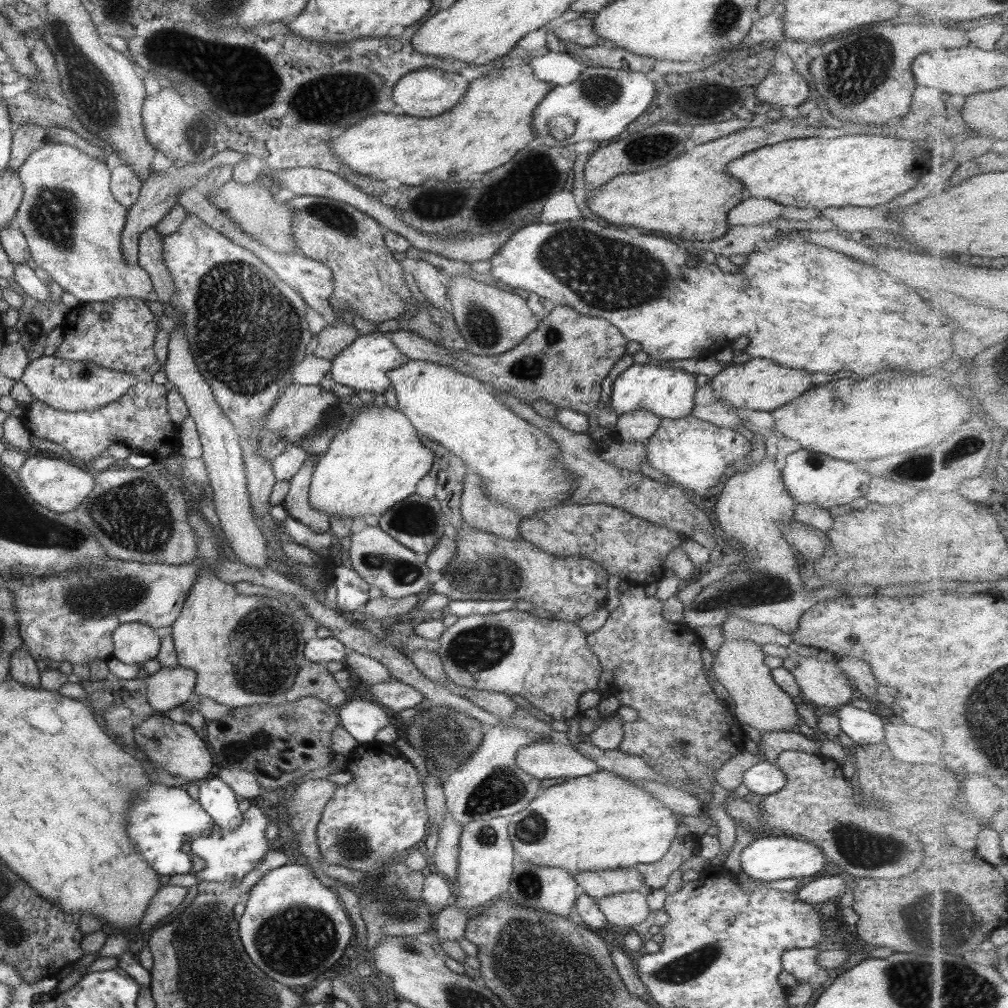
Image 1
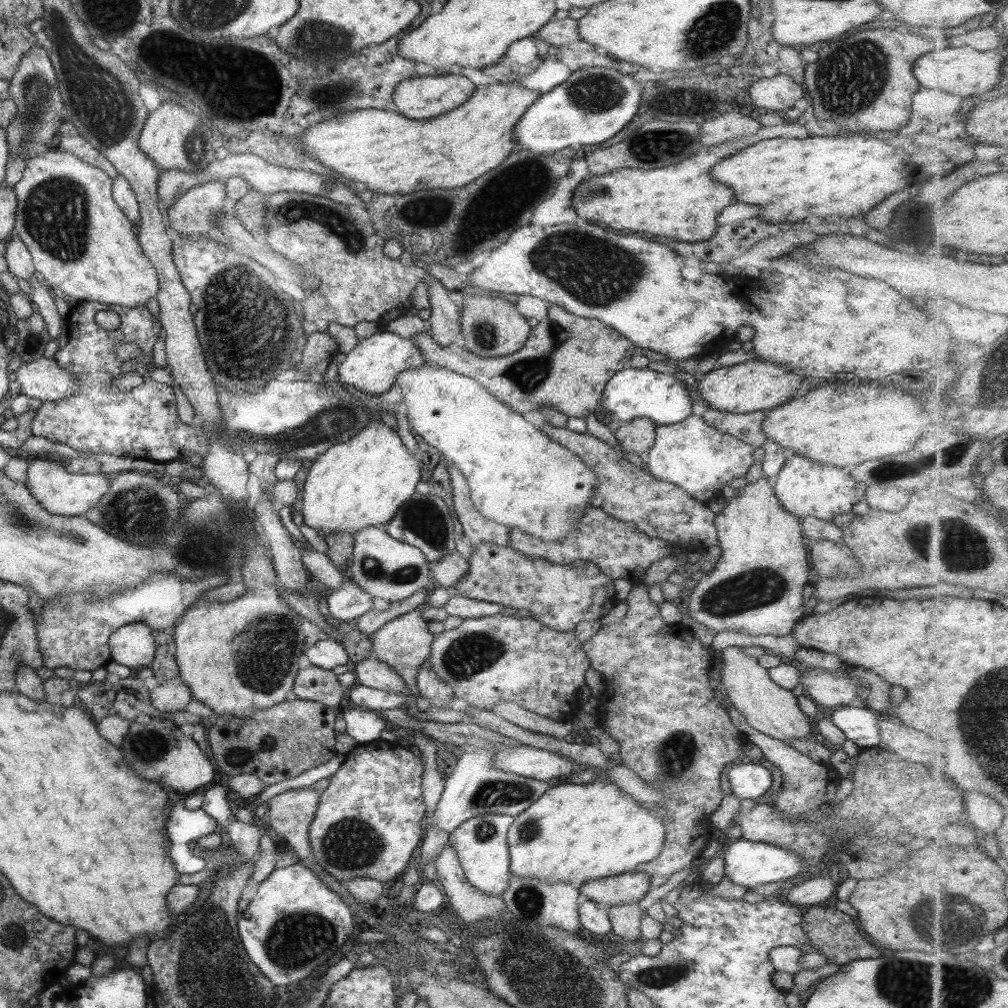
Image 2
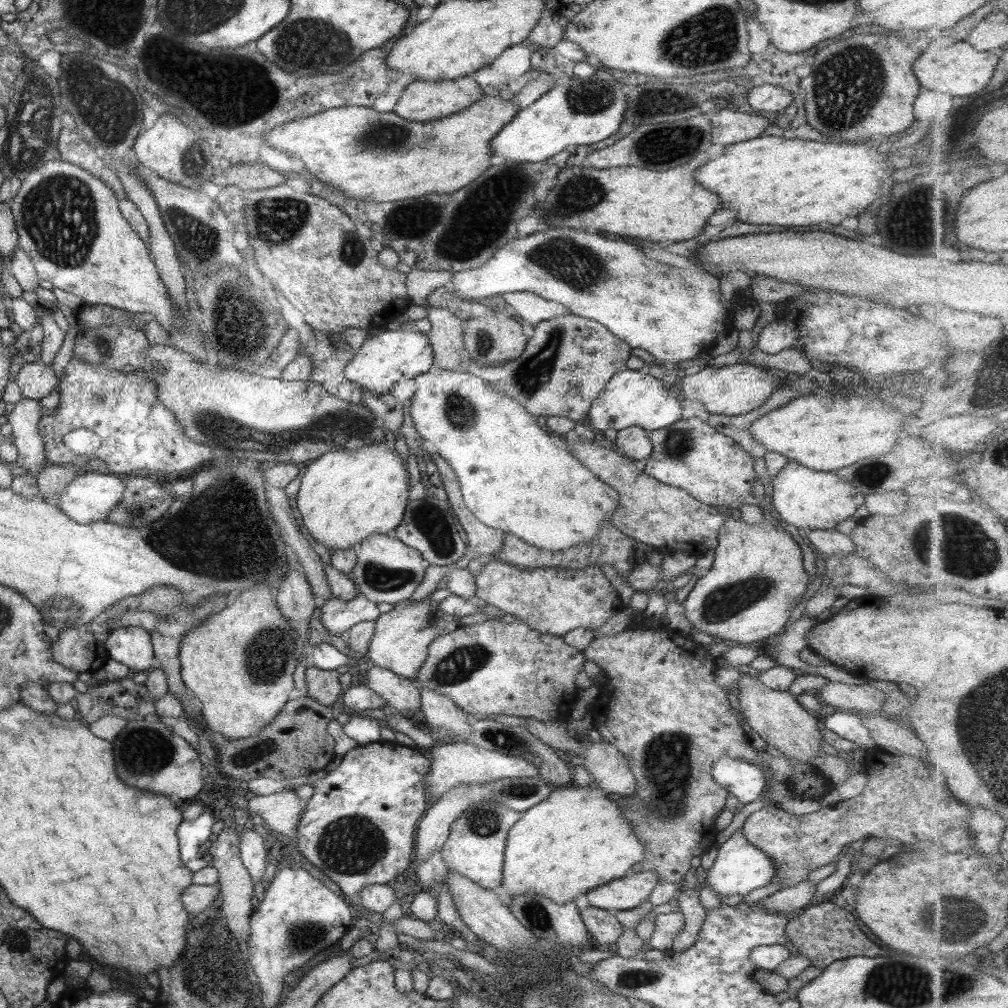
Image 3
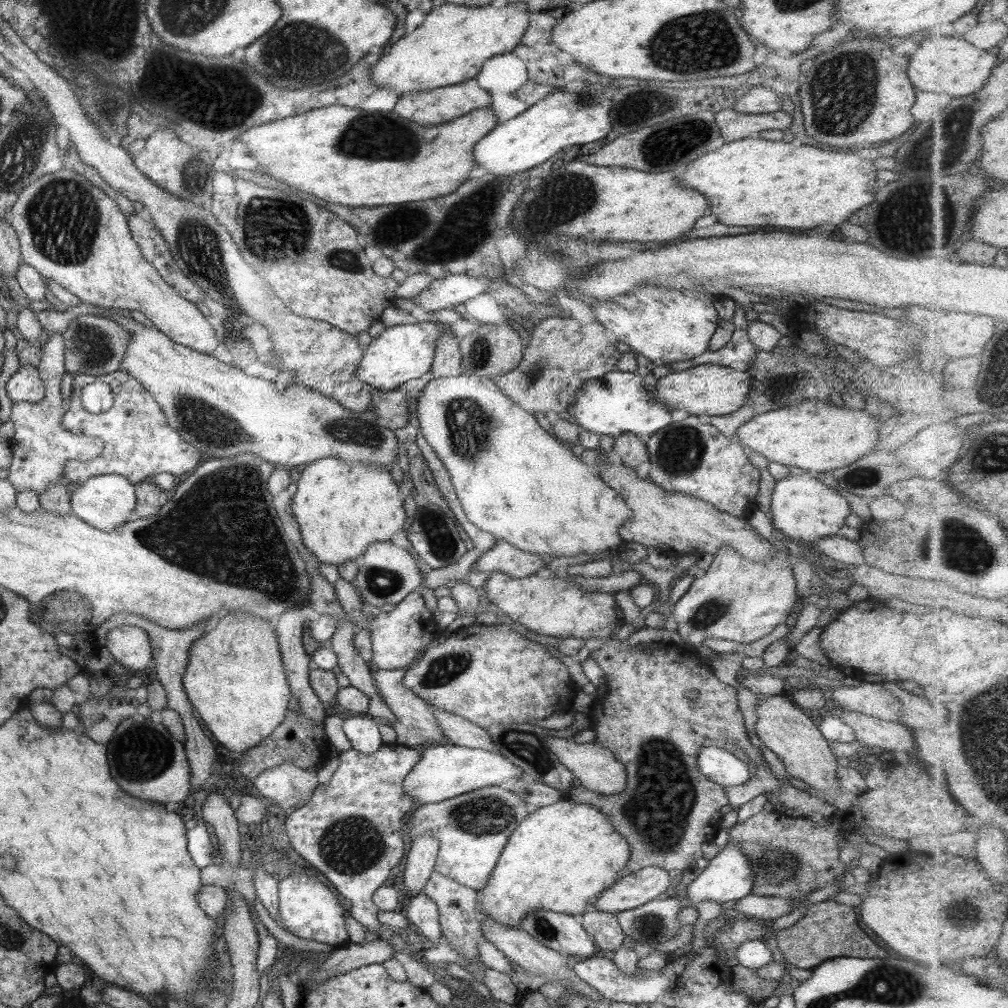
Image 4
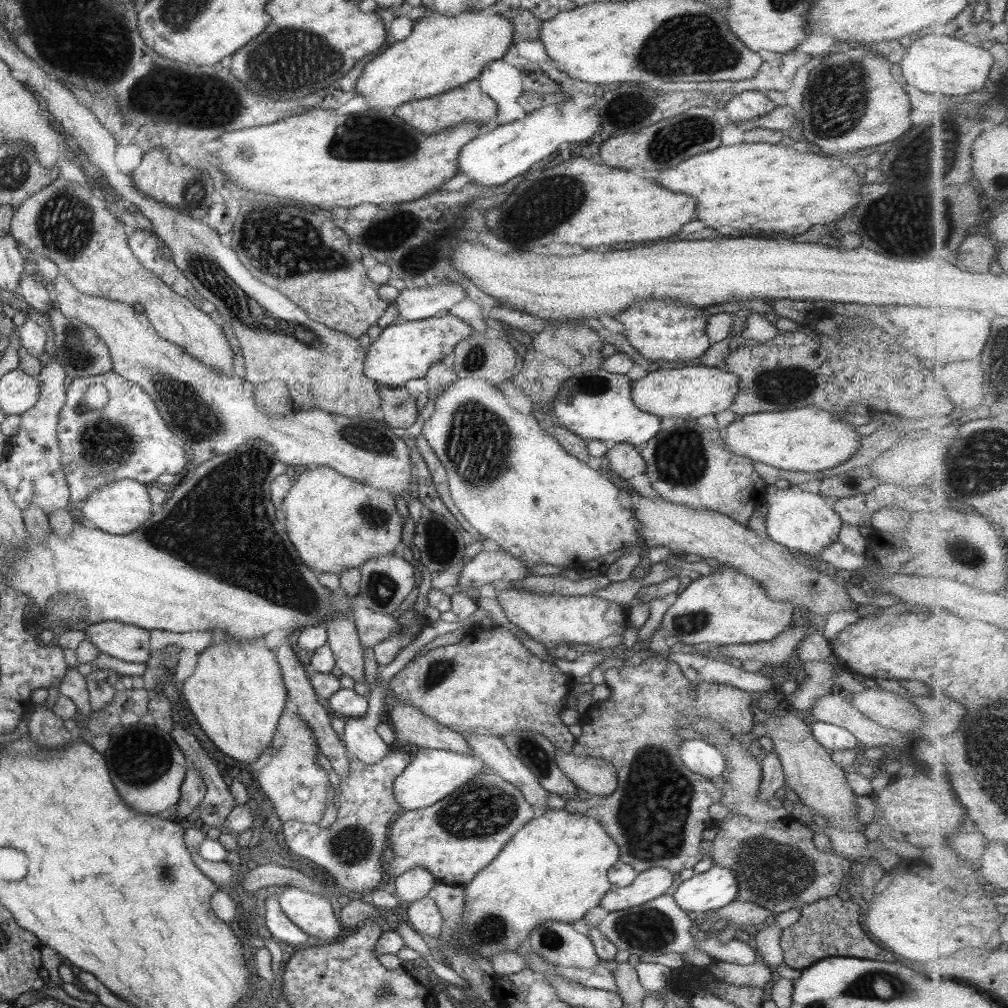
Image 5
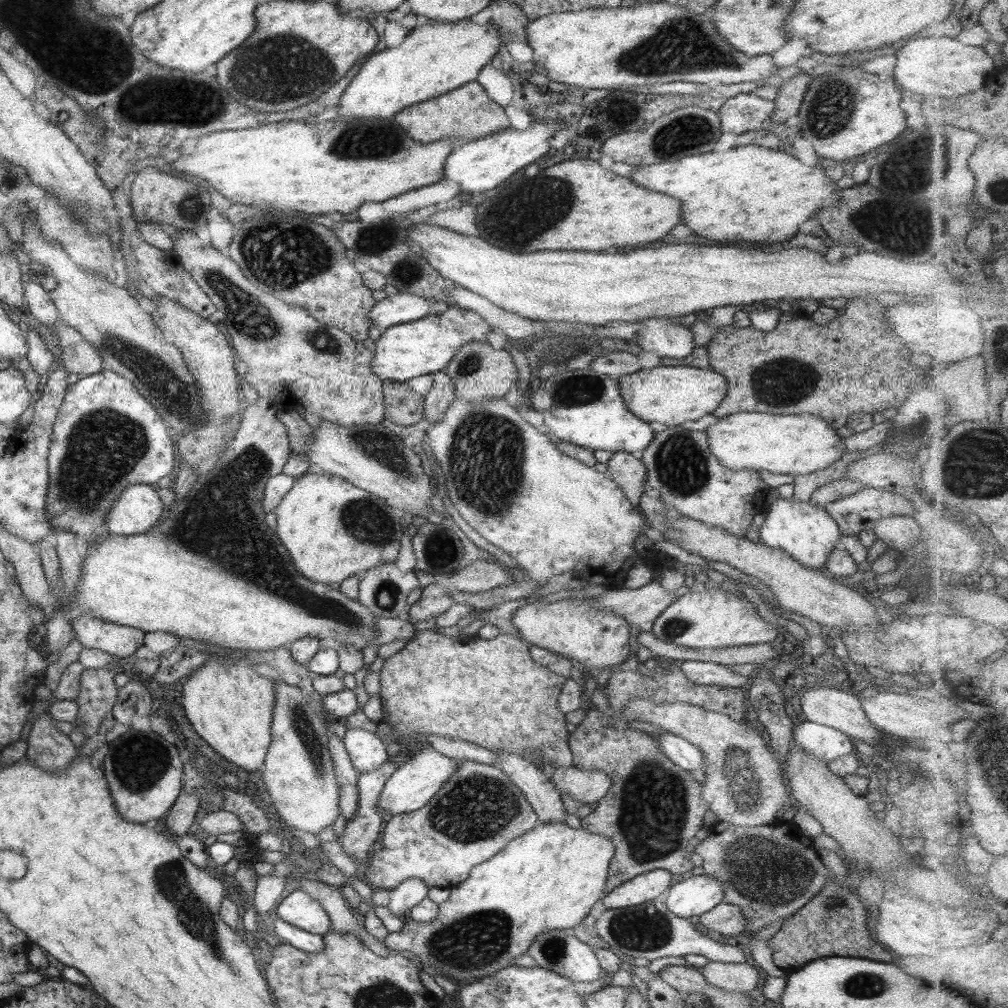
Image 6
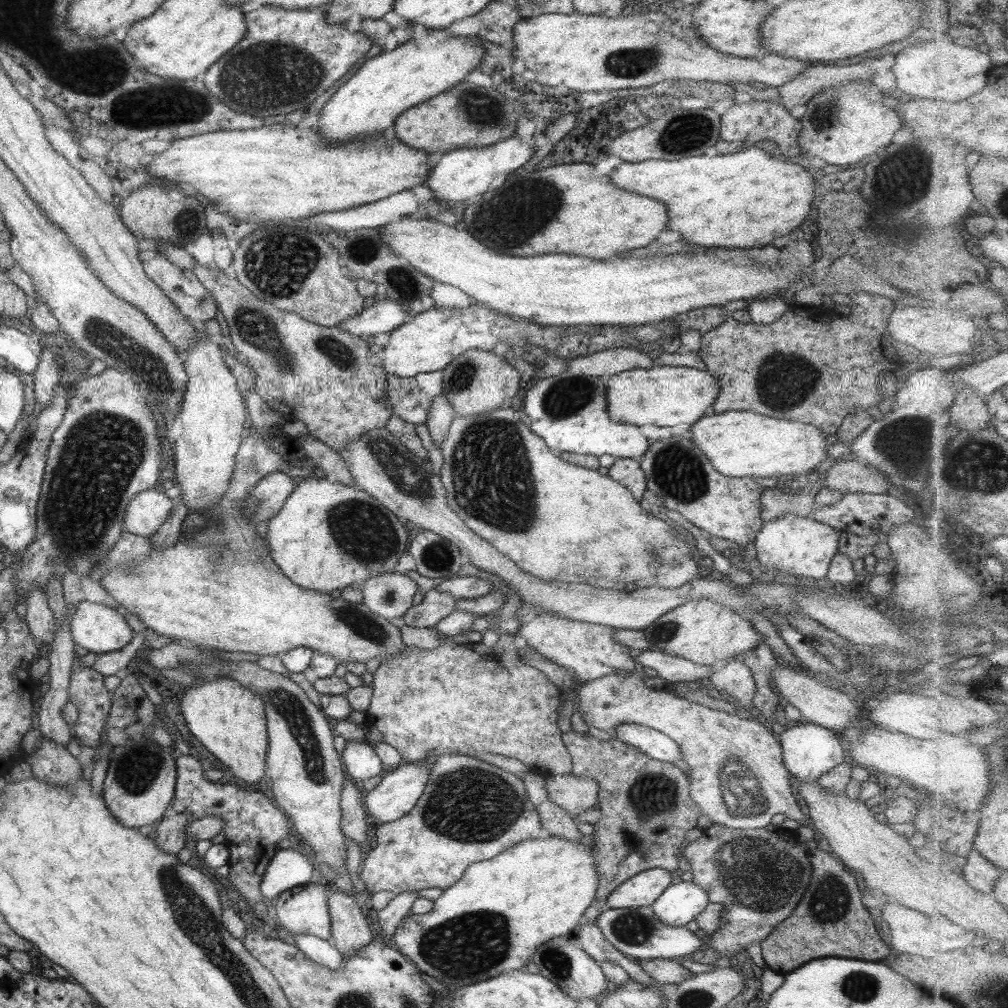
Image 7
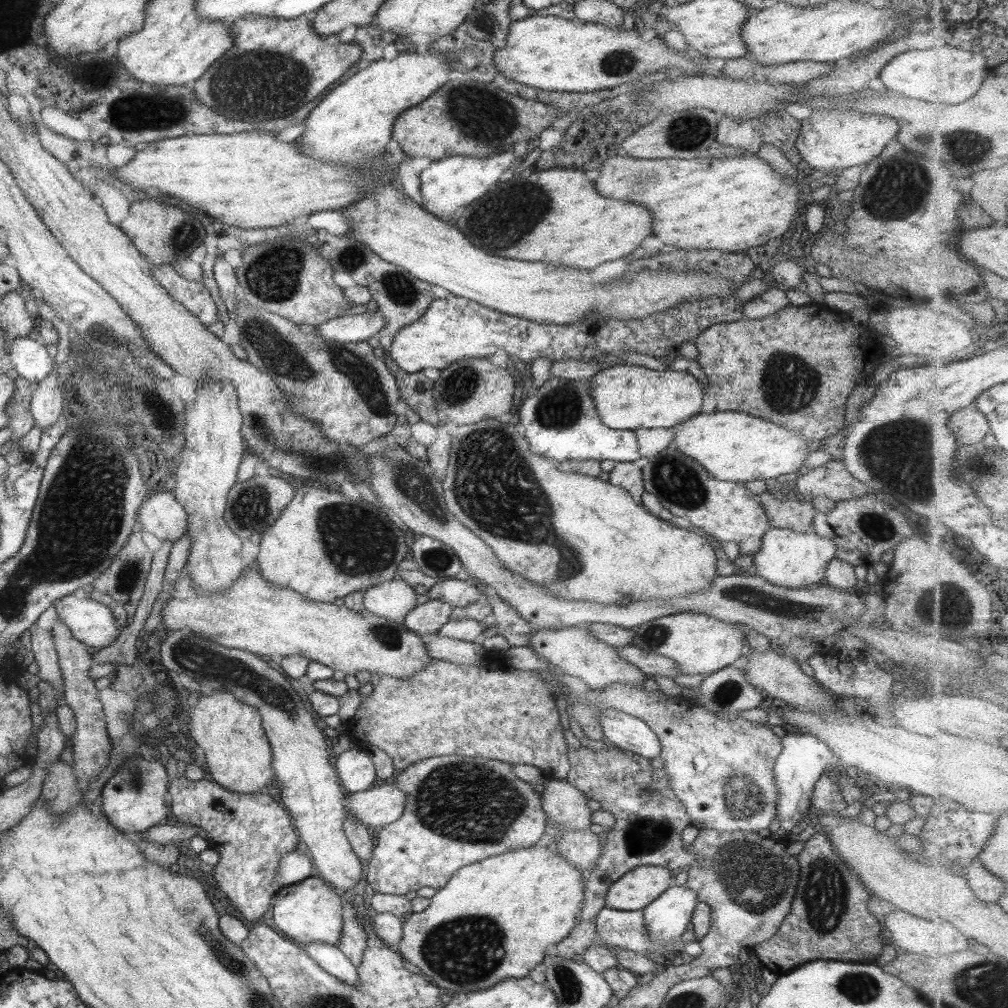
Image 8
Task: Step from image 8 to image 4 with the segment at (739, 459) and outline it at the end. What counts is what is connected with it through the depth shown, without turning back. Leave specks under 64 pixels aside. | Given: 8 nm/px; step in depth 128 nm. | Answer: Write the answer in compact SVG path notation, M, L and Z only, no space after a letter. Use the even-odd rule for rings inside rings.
M809 400L752 416L735 431L735 435L746 451L756 452L768 463L817 474L848 466L855 458L862 458L865 452L872 450L877 440L877 422L861 410L835 408L831 404Z

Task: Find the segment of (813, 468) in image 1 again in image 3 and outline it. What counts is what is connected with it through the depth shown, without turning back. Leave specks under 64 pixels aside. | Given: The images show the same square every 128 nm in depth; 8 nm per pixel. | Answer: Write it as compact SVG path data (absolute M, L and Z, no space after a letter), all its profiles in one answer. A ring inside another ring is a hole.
M789 461L770 479L771 502L779 518L804 530L834 530L835 524L851 517L855 509L863 504L864 495L835 474L814 472L797 462Z

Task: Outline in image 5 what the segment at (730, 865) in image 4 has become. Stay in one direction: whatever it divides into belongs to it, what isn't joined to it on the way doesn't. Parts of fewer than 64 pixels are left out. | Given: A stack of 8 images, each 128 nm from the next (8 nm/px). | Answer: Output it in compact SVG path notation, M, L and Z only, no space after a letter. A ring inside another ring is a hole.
M712 865L703 874L694 874L670 890L674 904L686 913L701 915L707 910L723 908L736 895L735 877L725 868Z

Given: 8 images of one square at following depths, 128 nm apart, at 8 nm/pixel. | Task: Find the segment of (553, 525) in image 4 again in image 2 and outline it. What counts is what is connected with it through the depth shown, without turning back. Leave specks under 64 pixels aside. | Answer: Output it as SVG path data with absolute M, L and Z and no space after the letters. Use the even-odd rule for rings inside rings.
M423 366L420 368L411 368L399 373L396 376L393 386L398 386L402 393L401 402L403 402L406 407L408 424L427 444L429 444L429 446L437 448L448 462L452 463L457 469L459 469L459 473L461 473L465 479L471 504L477 512L480 512L480 515L483 516L483 518L486 518L495 524L502 524L508 529L518 528L525 534L540 538L543 541L559 540L578 524L580 518L584 515L586 506L589 505L588 502L592 497L592 492L596 490L597 482L595 474L593 474L590 468L587 468L587 466L575 456L574 452L567 450L561 444L557 444L555 441L544 435L541 430L535 429L533 425L525 421L519 413L511 410L509 406L502 404L499 400L496 400L491 396L491 394L488 394L487 390L471 377L463 376L459 373L451 372L443 368L429 370L429 368Z

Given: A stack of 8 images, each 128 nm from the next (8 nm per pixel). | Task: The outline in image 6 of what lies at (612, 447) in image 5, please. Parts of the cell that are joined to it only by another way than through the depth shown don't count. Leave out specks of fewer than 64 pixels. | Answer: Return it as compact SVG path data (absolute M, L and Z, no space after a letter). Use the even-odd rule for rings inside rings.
M615 452L606 462L605 468L609 472L610 479L622 489L625 498L639 509L637 503L642 493L640 488L645 483L646 469L640 462L638 455Z

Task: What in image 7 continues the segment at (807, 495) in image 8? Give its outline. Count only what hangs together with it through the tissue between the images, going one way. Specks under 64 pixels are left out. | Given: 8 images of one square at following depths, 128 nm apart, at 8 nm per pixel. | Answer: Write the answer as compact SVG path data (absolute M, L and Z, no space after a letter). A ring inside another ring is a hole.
M847 460L833 464L822 478L821 488L844 493L881 494L890 487L875 469L867 468L861 462Z

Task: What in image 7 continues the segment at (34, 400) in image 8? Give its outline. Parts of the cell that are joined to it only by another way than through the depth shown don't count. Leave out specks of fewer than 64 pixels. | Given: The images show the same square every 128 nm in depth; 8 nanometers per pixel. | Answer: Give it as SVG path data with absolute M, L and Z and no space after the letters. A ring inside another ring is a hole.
M44 347L41 350L41 357L39 357L39 365L35 367L35 371L31 375L34 380L35 403L42 408L47 407L51 397L55 395L55 385L60 378L55 354Z

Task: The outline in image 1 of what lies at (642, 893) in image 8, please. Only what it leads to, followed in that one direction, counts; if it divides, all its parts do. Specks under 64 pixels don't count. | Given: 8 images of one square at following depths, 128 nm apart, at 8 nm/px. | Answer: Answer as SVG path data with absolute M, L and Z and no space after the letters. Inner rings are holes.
M635 868L588 871L575 874L575 883L587 896L599 900L612 894L642 890L643 876Z

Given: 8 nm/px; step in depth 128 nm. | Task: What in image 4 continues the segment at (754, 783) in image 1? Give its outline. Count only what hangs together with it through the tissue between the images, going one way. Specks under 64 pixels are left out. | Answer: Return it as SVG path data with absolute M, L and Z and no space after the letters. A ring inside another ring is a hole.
M718 746L699 749L696 752L696 765L707 780L722 787L743 784L750 777L745 763Z

